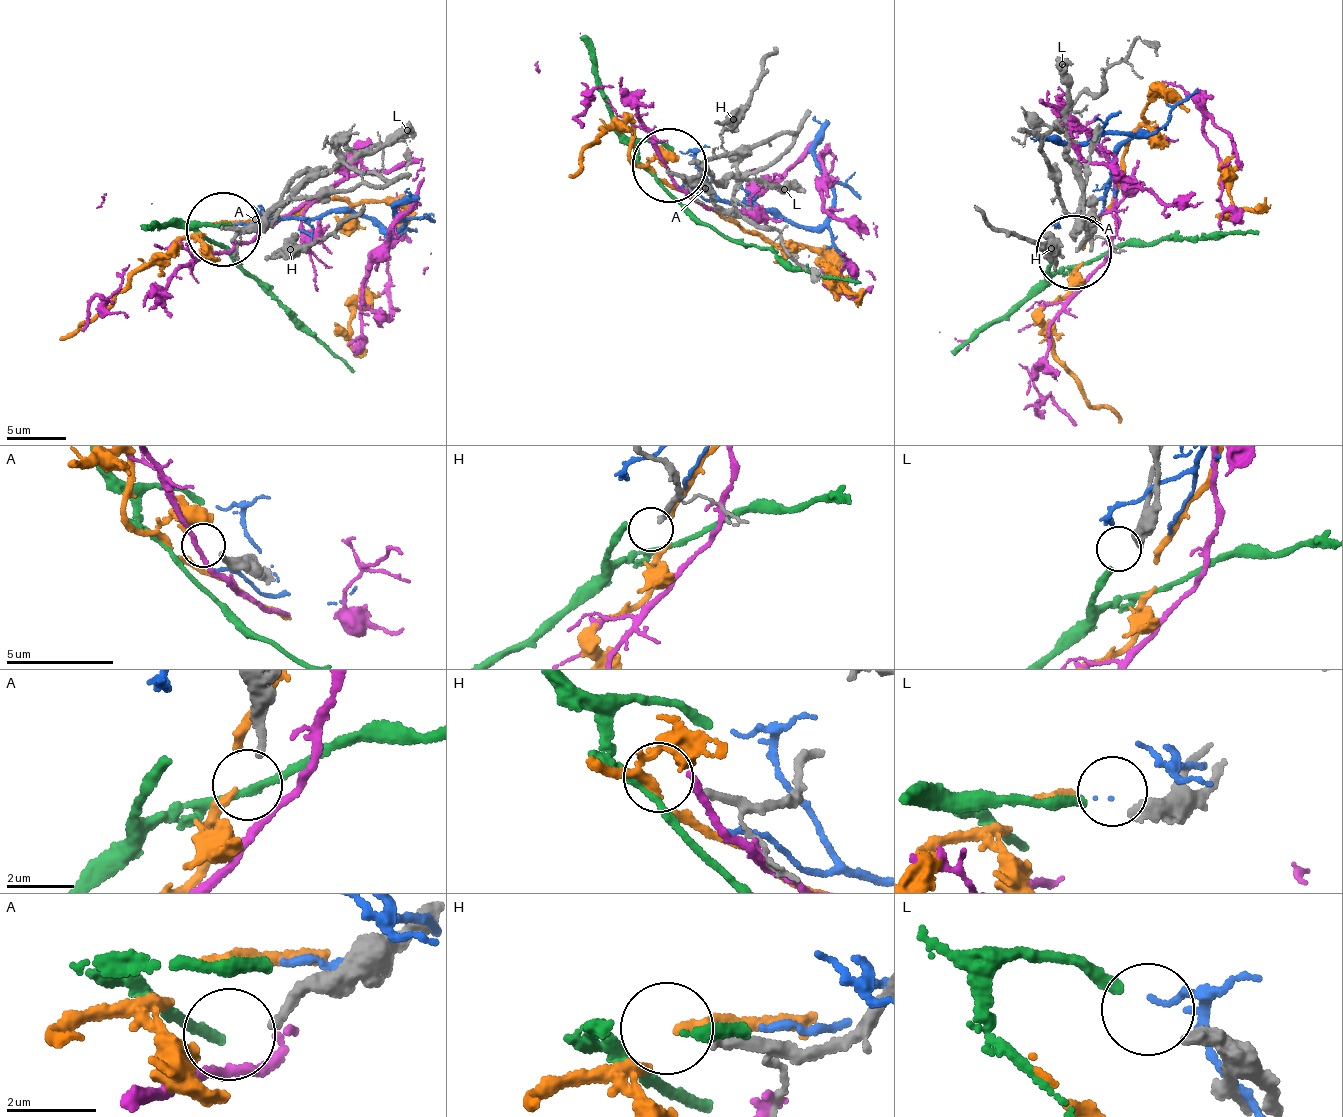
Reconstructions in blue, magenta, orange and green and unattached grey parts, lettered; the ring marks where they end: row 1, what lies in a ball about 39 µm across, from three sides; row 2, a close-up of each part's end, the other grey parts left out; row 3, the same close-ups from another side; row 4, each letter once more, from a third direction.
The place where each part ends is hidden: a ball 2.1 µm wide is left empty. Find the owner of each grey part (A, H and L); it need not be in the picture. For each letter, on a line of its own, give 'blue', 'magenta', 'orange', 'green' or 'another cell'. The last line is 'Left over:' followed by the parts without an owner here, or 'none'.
A: another cell
H: another cell
L: green
Left over: A, H

